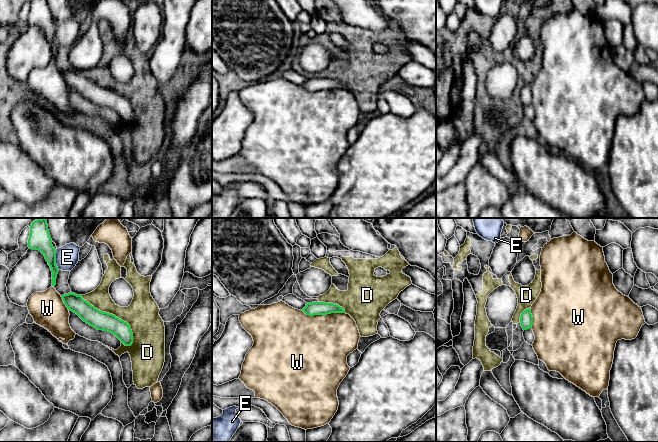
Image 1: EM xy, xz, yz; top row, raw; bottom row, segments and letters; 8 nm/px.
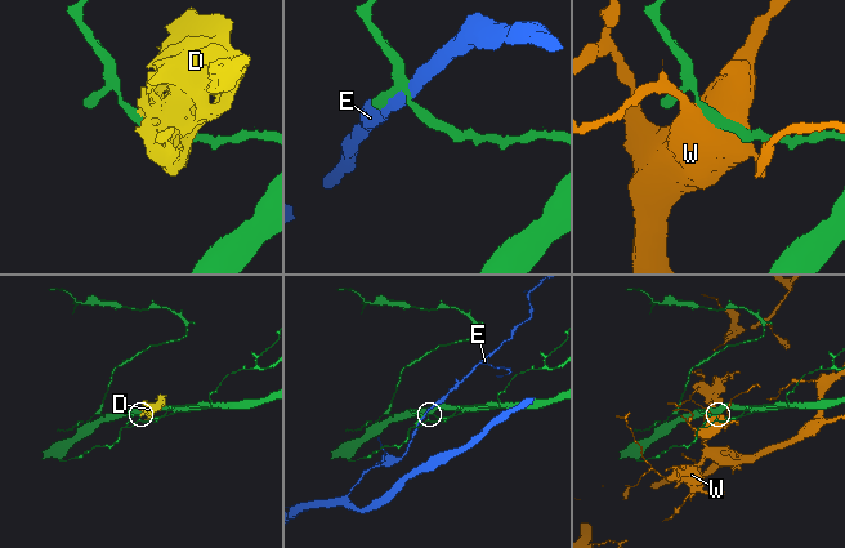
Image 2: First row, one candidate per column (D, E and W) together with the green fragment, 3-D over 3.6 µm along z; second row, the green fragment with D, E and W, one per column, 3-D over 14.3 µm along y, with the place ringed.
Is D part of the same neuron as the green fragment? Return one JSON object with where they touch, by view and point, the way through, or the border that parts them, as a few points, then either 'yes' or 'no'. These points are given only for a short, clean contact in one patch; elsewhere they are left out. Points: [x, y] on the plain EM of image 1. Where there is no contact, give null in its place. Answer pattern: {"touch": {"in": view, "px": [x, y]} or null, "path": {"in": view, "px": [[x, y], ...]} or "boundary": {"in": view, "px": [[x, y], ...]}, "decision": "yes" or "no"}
{"touch": {"in": "xy", "px": [114, 91]}, "decision": "no"}

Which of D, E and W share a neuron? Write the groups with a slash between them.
D / E / W

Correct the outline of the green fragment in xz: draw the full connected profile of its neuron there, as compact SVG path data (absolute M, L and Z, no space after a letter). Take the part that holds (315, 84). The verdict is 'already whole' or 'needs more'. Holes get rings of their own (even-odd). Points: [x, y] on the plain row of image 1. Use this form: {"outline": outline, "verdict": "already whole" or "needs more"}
{"outline": "M325 78L307 79L302 85L306 91L327 91L331 89L345 89L345 86L337 80Z", "verdict": "already whole"}

